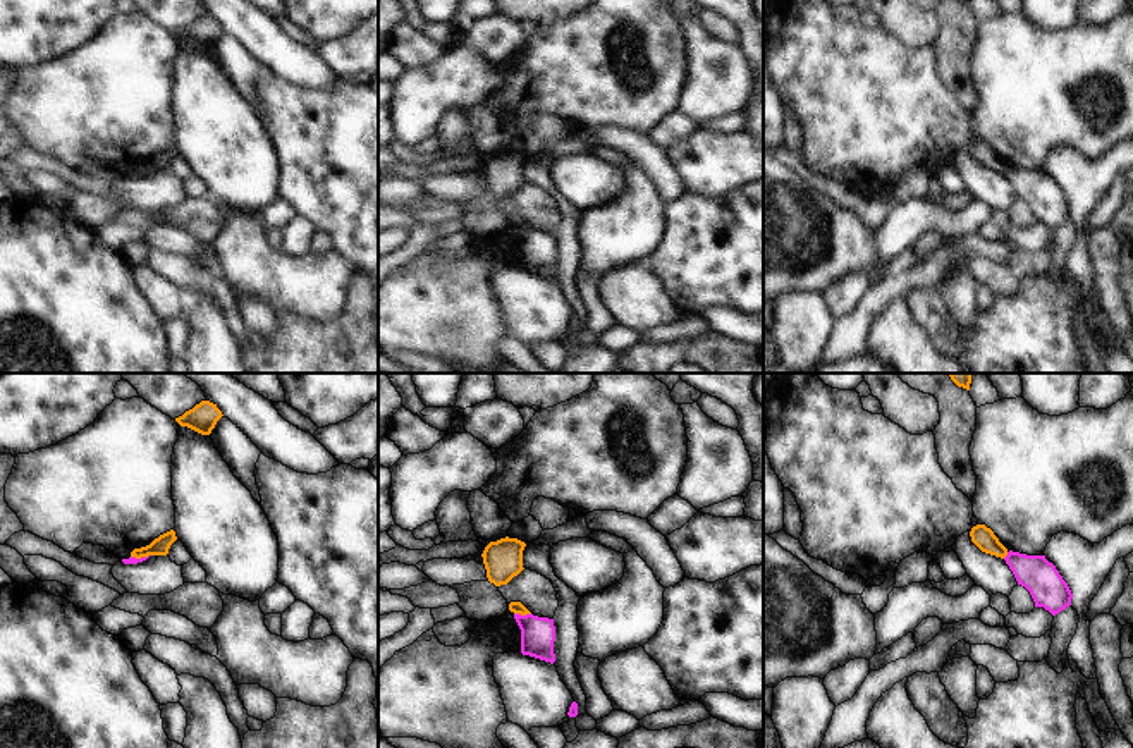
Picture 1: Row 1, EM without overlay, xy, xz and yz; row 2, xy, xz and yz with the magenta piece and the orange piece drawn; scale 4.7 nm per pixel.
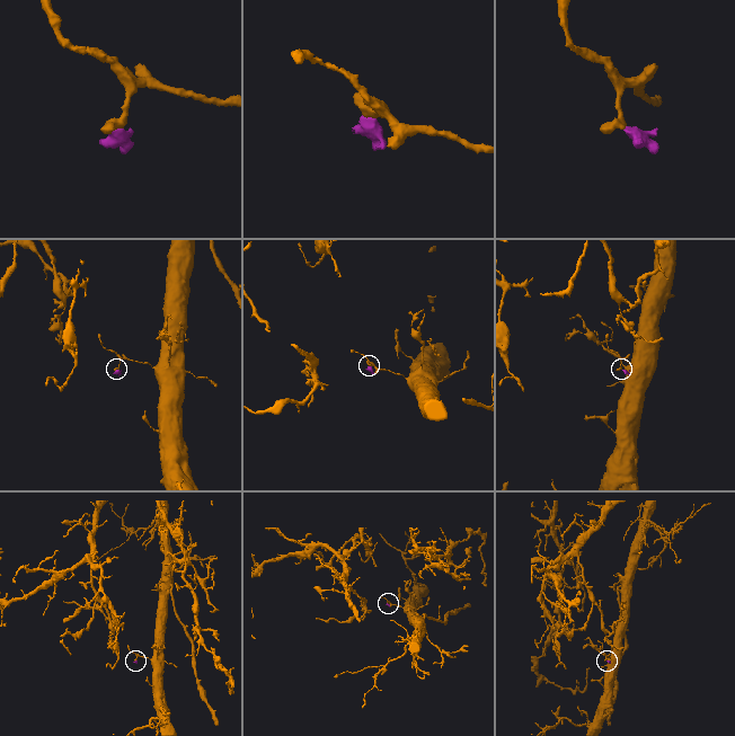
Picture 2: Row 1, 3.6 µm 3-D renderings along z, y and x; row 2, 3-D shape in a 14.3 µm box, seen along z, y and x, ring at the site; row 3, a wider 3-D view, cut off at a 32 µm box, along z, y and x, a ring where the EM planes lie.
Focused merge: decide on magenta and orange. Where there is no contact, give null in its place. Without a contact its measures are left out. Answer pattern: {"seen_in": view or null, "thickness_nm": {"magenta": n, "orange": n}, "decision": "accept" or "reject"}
{"seen_in": "xz", "thickness_nm": {"magenta": 160, "orange": 60}, "decision": "reject"}

